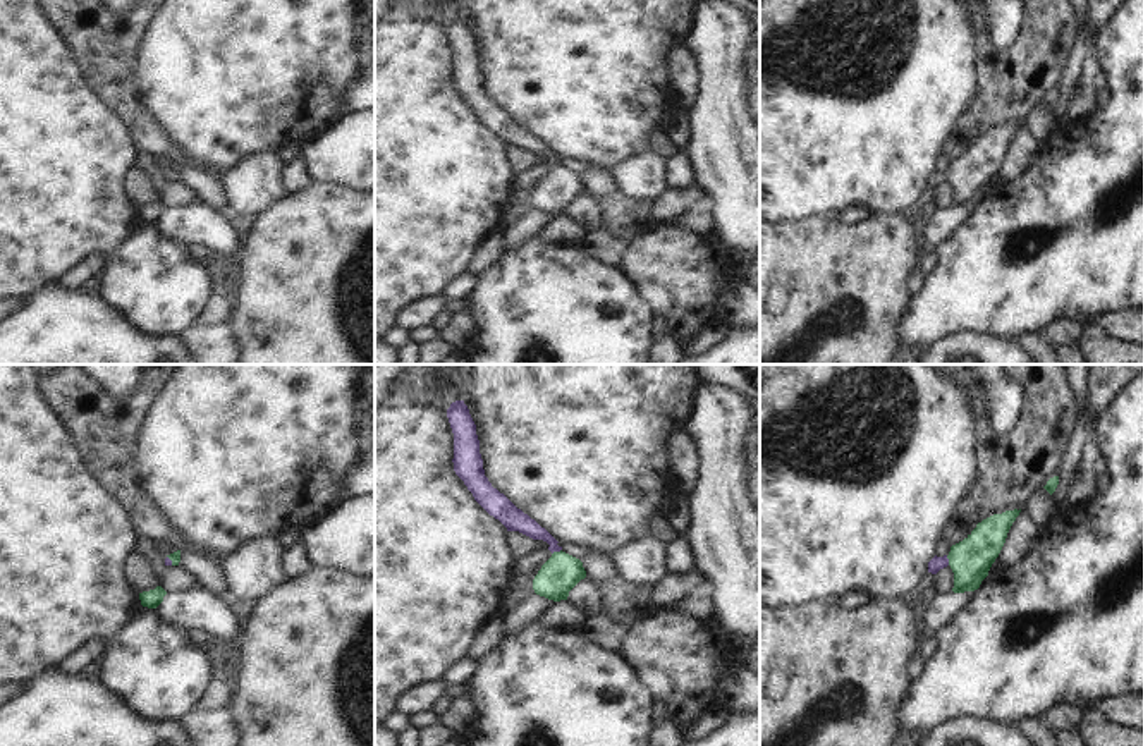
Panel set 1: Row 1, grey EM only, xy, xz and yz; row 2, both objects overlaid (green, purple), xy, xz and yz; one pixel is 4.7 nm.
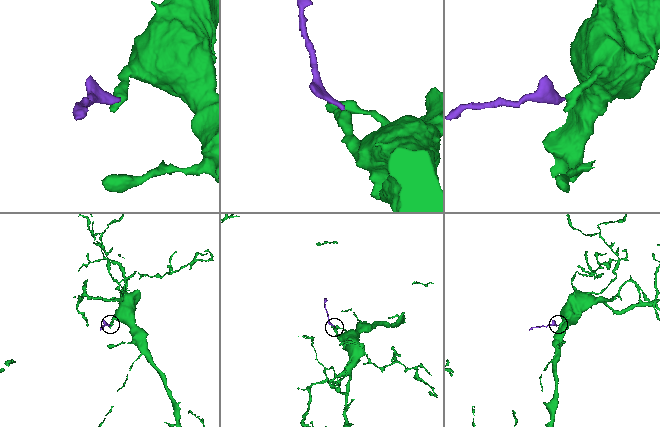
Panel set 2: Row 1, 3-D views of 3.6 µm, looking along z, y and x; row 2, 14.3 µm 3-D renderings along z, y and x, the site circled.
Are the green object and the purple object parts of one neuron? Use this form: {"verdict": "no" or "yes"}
{"verdict": "yes"}

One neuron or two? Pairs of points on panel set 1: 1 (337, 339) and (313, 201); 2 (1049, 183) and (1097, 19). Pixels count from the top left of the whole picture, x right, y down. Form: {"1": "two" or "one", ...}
{"1": "one", "2": "two"}

